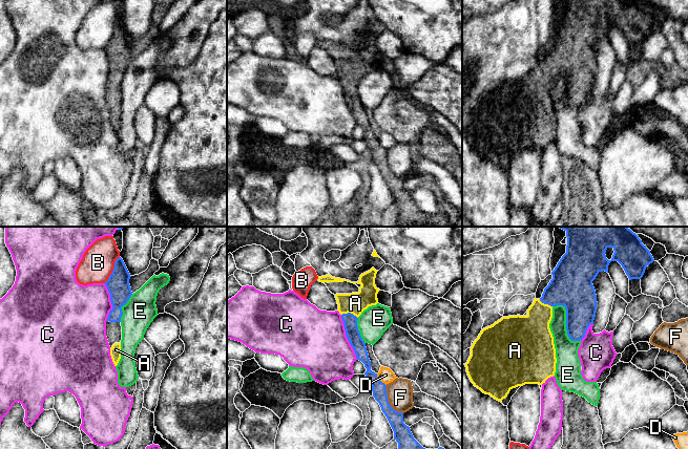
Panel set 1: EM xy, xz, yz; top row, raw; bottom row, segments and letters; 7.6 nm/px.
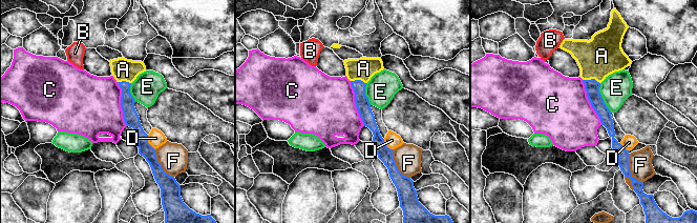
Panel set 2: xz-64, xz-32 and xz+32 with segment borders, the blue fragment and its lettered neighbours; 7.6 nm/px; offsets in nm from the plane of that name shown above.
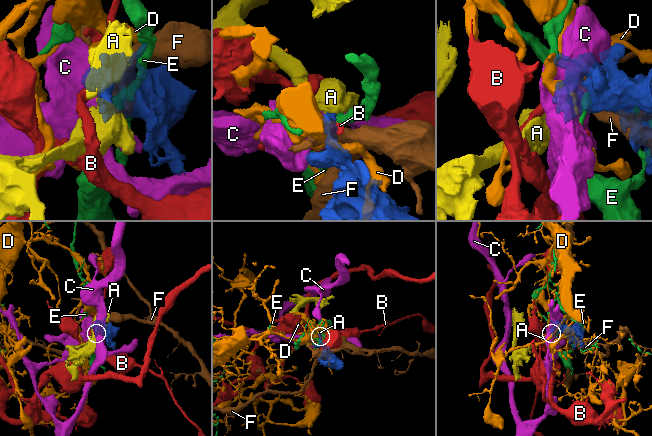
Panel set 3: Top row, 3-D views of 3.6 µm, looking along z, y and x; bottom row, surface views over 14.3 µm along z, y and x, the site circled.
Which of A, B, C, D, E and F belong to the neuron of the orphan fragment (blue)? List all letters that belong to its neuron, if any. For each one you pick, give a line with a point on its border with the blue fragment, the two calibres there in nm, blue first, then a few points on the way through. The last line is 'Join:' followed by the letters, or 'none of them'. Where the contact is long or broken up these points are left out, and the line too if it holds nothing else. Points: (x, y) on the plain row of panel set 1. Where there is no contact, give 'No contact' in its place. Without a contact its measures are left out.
A: Touches blue at xz (350, 78). Thickness 110 nm (blue) against 160 nm
Join: A

